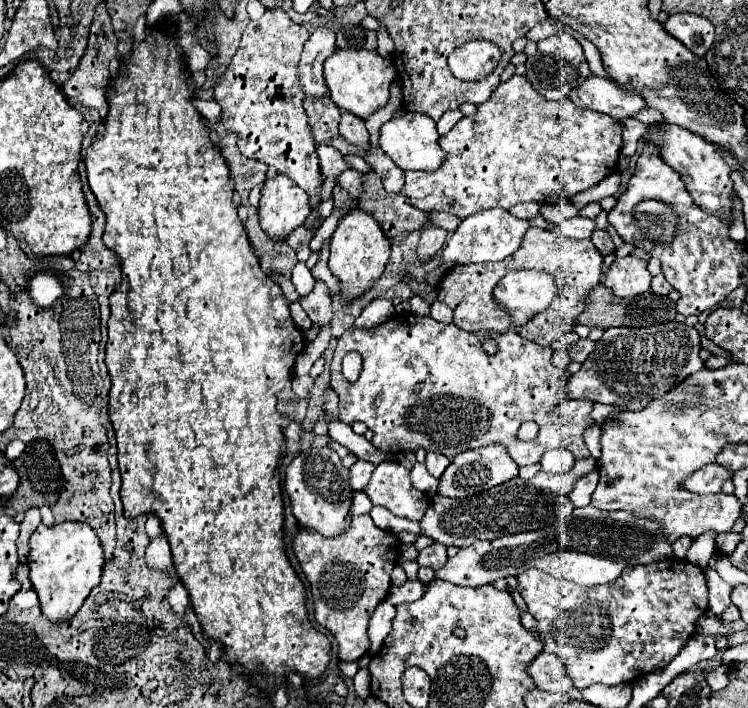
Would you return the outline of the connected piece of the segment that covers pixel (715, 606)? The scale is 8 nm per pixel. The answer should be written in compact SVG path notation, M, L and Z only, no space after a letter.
M706 568L704 574L706 574L706 582L708 582L708 592L710 592L710 596L708 596L710 610L720 618L724 608L730 604L732 586L728 582L724 582L714 568Z

